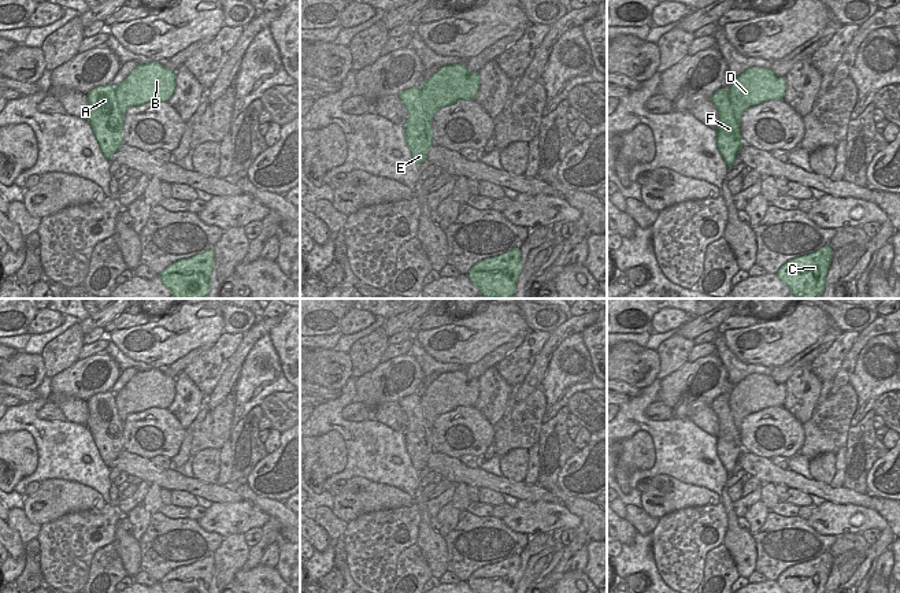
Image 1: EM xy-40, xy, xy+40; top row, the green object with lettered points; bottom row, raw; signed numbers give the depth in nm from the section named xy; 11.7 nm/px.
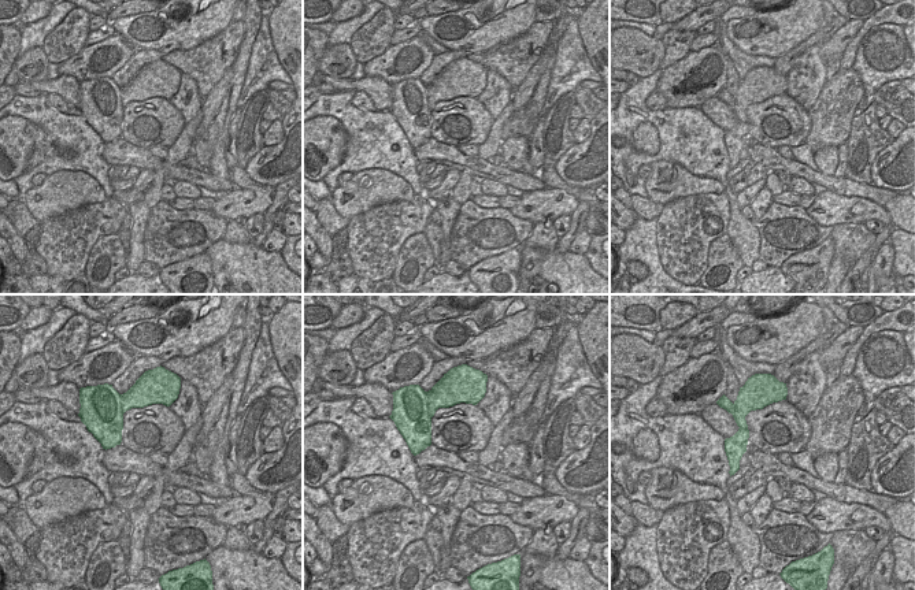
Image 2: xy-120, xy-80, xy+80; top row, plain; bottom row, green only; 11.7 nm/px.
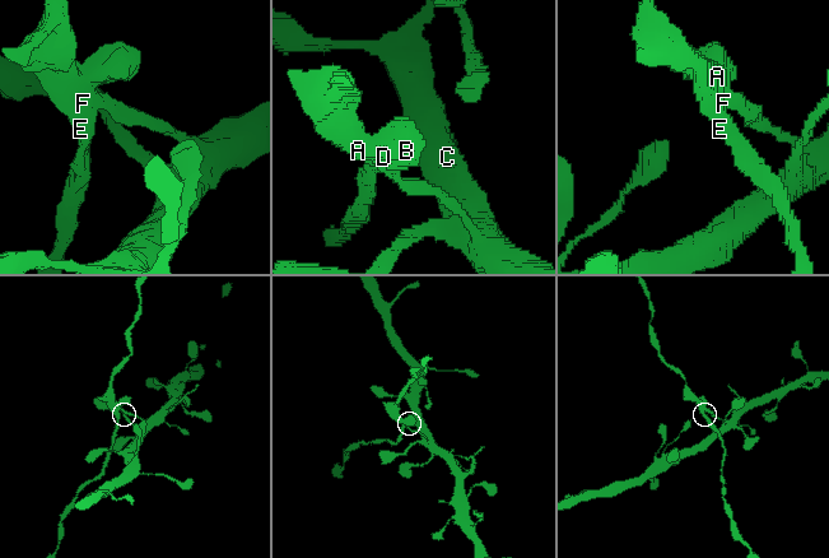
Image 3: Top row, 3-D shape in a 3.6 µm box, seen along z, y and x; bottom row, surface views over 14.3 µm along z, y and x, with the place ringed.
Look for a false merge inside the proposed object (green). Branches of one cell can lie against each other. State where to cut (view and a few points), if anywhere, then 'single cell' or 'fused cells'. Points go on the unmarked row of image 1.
xy (421, 397), (422, 414), (430, 430) | fused cells

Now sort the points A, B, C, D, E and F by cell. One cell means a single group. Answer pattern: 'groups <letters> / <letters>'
groups A E F / B C D

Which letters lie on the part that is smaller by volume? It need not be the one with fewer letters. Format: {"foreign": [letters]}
{"foreign": ["A", "E", "F"]}

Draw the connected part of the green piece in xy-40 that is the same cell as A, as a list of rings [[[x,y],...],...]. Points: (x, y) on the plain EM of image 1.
[[[112,390],[97,393],[88,401],[86,427],[92,433],[99,453],[108,468],[123,451],[123,423],[119,419]]]

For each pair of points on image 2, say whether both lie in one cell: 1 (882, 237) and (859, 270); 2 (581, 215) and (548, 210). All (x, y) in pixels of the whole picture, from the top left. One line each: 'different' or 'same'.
1: same
2: different

